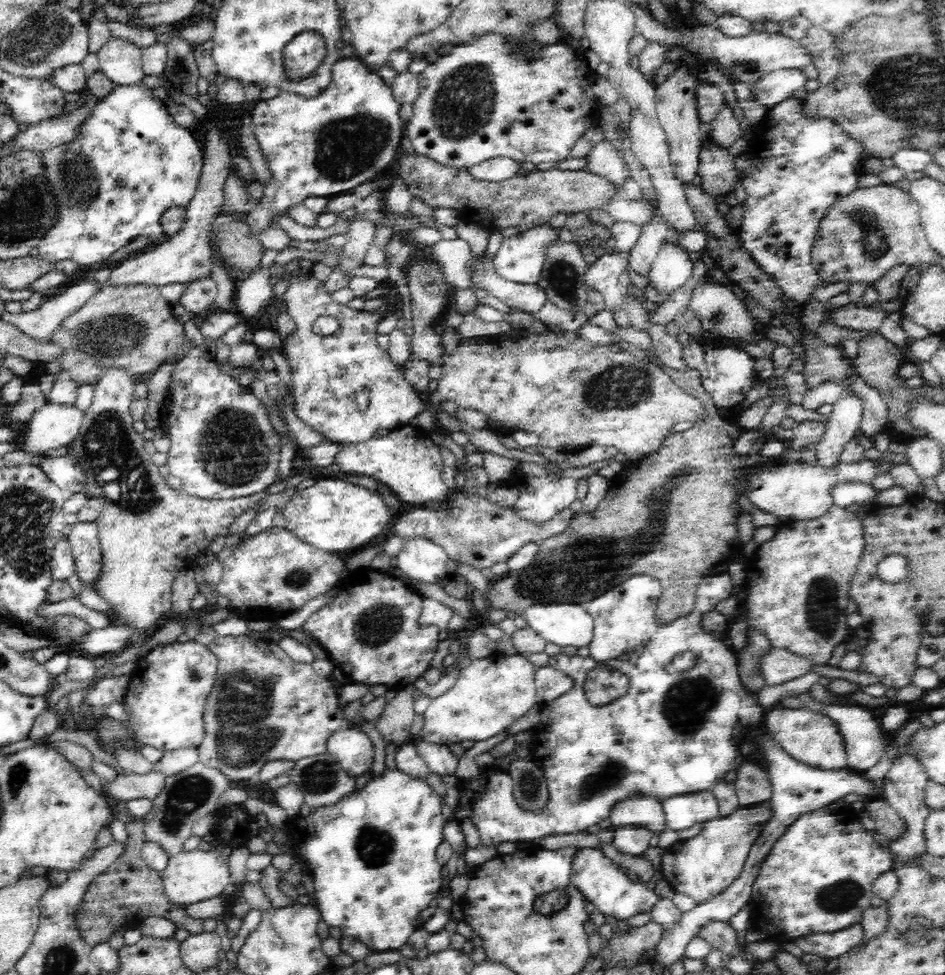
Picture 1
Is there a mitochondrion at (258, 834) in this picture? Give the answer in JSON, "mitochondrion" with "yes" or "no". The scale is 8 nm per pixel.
{"mitochondrion":"no"}

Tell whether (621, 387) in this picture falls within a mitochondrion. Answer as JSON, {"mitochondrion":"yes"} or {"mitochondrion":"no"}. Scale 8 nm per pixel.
{"mitochondrion":"yes"}

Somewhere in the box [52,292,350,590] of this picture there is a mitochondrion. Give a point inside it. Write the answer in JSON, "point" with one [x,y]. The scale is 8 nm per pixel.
{"point":[112,458]}

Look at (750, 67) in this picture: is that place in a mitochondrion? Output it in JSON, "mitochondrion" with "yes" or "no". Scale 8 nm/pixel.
{"mitochondrion":"yes"}

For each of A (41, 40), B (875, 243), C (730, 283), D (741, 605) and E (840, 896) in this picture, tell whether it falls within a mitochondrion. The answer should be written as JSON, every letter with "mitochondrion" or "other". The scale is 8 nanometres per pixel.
{"A":"mitochondrion","B":"mitochondrion","C":"other","D":"other","E":"mitochondrion"}

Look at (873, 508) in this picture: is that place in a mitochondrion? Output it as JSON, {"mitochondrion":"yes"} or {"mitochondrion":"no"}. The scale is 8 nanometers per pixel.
{"mitochondrion":"no"}

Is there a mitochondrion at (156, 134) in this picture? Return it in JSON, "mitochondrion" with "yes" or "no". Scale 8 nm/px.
{"mitochondrion":"no"}

